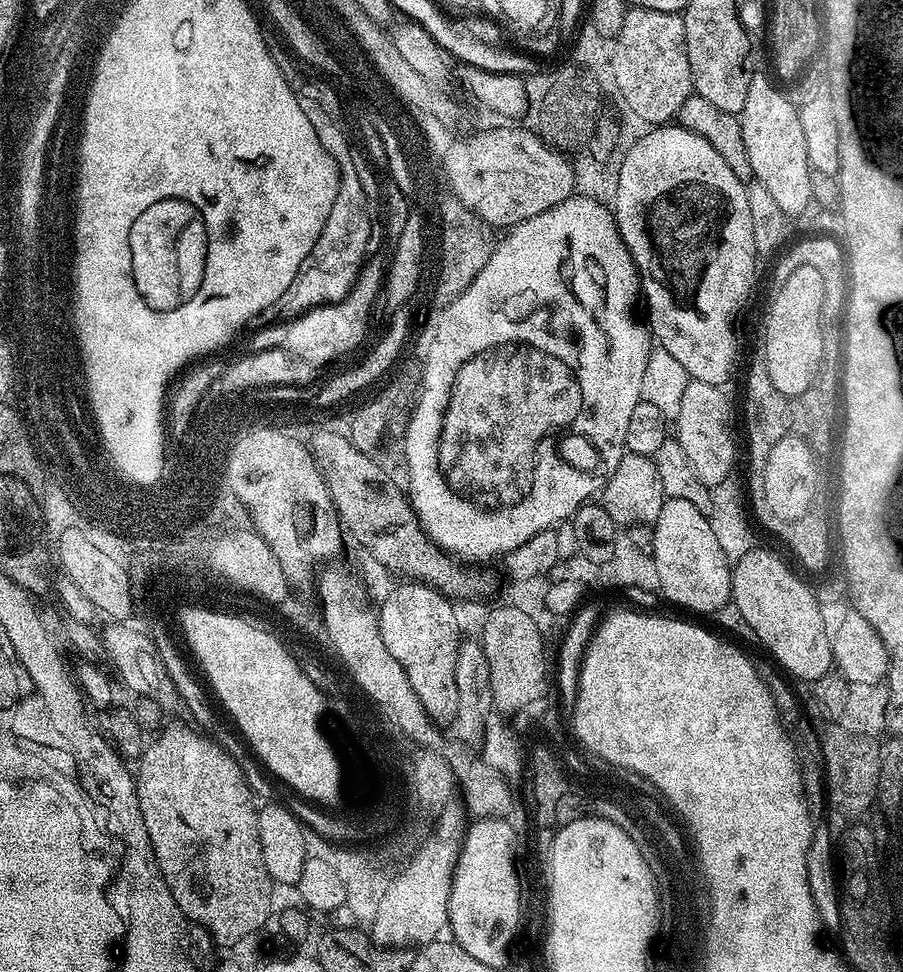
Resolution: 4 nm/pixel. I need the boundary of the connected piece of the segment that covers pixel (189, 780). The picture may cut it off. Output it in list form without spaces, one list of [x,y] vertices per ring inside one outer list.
[[[172,724],[164,733],[159,733],[156,736],[156,743],[152,746],[151,752],[148,752],[147,760],[144,760],[143,775],[138,779],[138,786],[136,793],[138,794],[138,806],[142,810],[142,818],[148,821],[148,831],[152,834],[150,837],[150,846],[154,850],[154,858],[158,862],[160,867],[160,873],[162,878],[166,882],[166,886],[170,886],[170,894],[174,894],[174,902],[178,902],[178,906],[182,910],[182,914],[186,917],[193,925],[200,925],[209,931],[209,934],[214,940],[218,942],[226,942],[233,946],[239,943],[240,940],[246,940],[257,935],[259,928],[263,926],[268,920],[268,915],[272,912],[272,891],[274,891],[274,885],[272,879],[268,877],[268,871],[266,870],[266,862],[262,862],[262,842],[258,838],[258,803],[256,804],[257,797],[254,795],[252,788],[247,784],[247,780],[244,777],[243,770],[240,768],[240,761],[235,755],[224,750],[216,740],[207,740],[207,735],[201,734],[195,727],[189,726],[190,728],[183,728],[180,724]]]

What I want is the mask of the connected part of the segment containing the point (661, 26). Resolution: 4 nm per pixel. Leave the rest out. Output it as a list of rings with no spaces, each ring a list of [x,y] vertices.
[[[628,8],[628,20],[624,20],[624,32],[614,41],[614,60],[610,69],[620,74],[622,86],[642,88],[642,94],[658,94],[658,118],[671,121],[679,117],[682,102],[693,95],[690,60],[686,54],[686,26],[678,12]]]

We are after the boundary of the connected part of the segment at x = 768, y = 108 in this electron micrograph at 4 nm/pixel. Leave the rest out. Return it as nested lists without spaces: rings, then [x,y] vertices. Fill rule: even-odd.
[[[756,74],[749,84],[746,104],[738,113],[742,142],[746,146],[746,158],[750,158],[752,175],[762,182],[762,186],[766,186],[766,190],[770,190],[774,202],[778,202],[778,207],[790,218],[809,211],[814,178],[812,165],[808,163],[802,126],[794,119],[796,110],[797,105],[791,104],[764,74]]]

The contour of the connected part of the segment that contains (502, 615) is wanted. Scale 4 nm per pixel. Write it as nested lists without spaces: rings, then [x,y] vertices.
[[[509,606],[501,607],[492,608],[489,611],[484,626],[478,632],[478,640],[483,645],[490,666],[490,690],[493,691],[493,700],[499,700],[500,708],[507,709],[520,707],[520,704],[527,703],[528,700],[539,705],[545,689],[550,685],[550,662],[549,660],[547,662],[544,654],[546,641],[539,634],[538,628],[531,617],[532,614],[524,613],[522,610]]]

